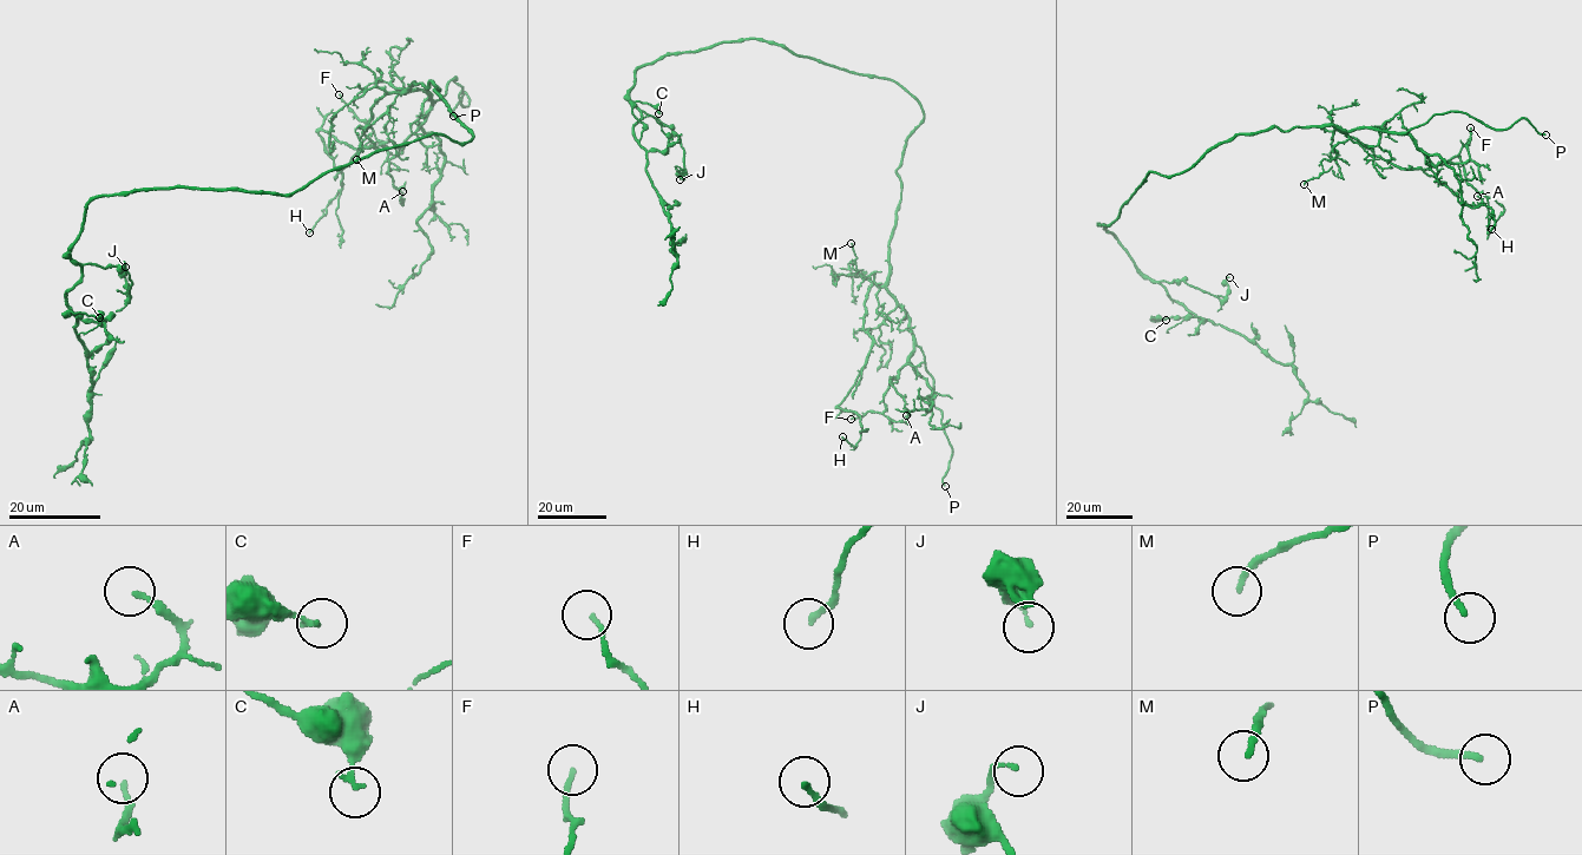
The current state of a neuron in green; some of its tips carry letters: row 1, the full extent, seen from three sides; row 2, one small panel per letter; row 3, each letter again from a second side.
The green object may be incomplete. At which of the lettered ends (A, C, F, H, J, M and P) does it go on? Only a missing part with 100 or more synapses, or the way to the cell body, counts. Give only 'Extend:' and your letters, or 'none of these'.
Extend: P

